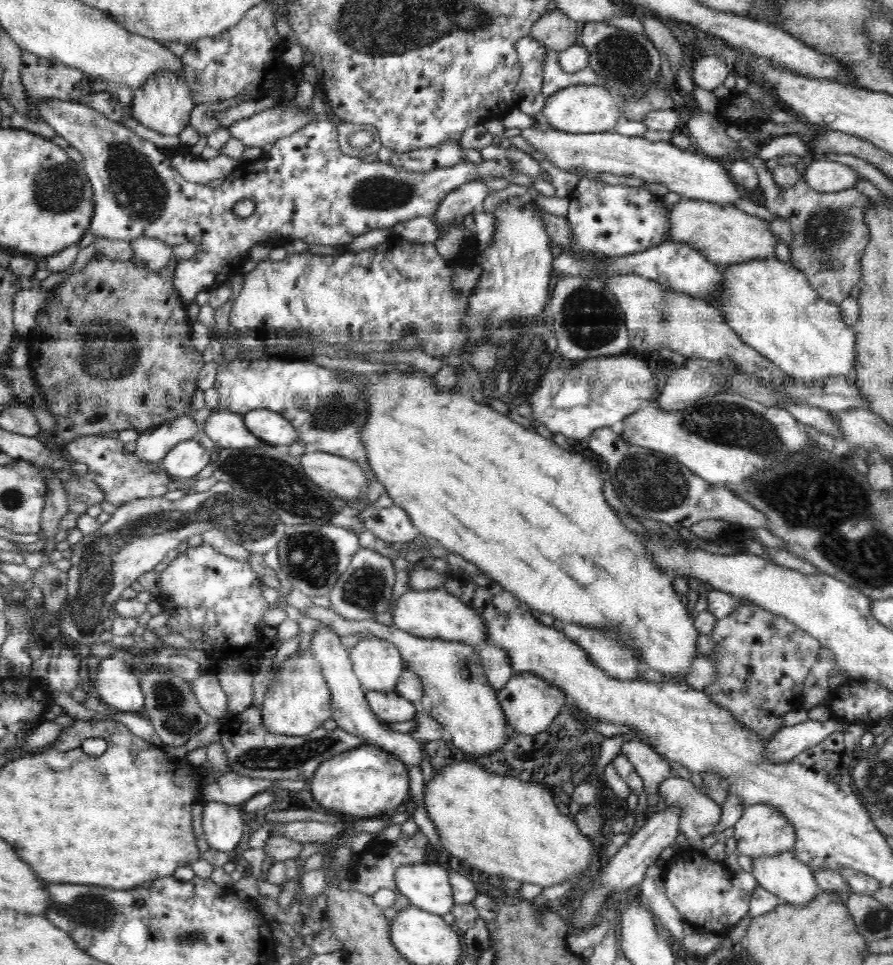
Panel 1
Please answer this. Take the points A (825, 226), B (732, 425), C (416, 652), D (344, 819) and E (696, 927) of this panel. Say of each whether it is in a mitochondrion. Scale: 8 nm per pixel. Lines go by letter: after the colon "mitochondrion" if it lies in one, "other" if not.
A: mitochondrion
B: mitochondrion
C: other
D: other
E: other

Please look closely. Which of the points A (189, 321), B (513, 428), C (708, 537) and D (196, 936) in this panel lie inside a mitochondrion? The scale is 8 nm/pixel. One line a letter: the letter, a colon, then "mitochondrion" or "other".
A: other
B: other
C: other
D: mitochondrion

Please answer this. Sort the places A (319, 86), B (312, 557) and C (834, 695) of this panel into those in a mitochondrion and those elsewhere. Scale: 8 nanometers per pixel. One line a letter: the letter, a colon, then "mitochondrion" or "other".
A: other
B: mitochondrion
C: other

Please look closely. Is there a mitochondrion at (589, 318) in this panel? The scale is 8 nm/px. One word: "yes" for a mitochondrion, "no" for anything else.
yes

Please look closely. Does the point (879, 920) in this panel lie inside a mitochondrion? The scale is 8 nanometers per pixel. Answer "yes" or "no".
yes

